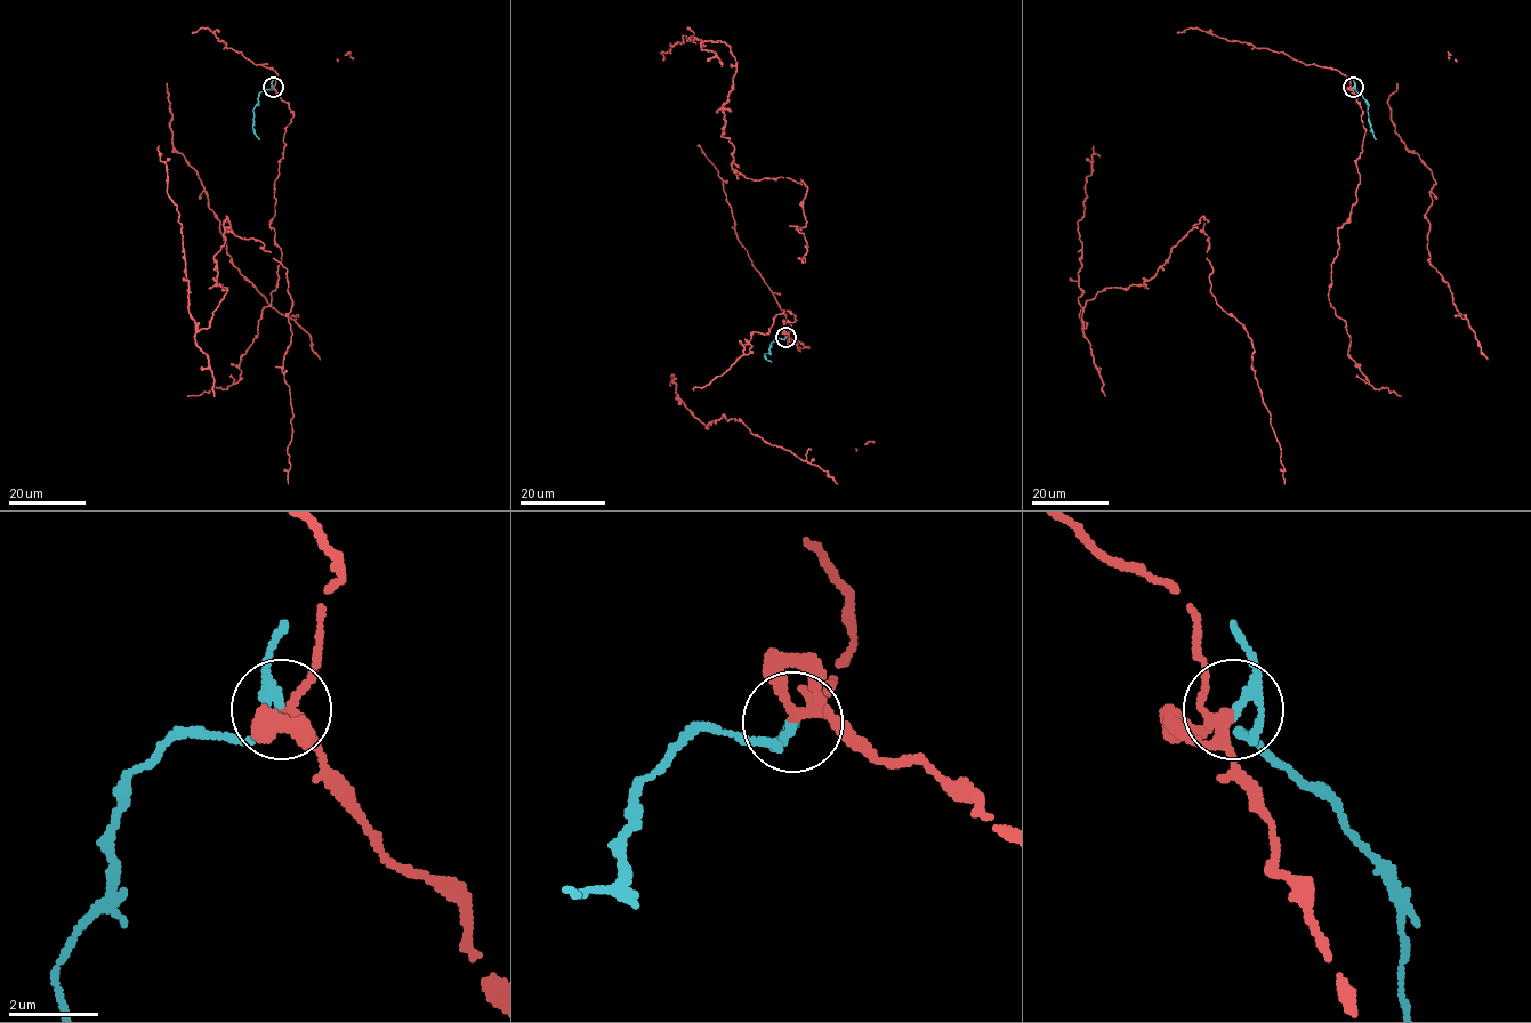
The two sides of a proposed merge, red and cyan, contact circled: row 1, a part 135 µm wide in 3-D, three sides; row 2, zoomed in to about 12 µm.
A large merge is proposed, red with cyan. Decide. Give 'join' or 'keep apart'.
keep apart

